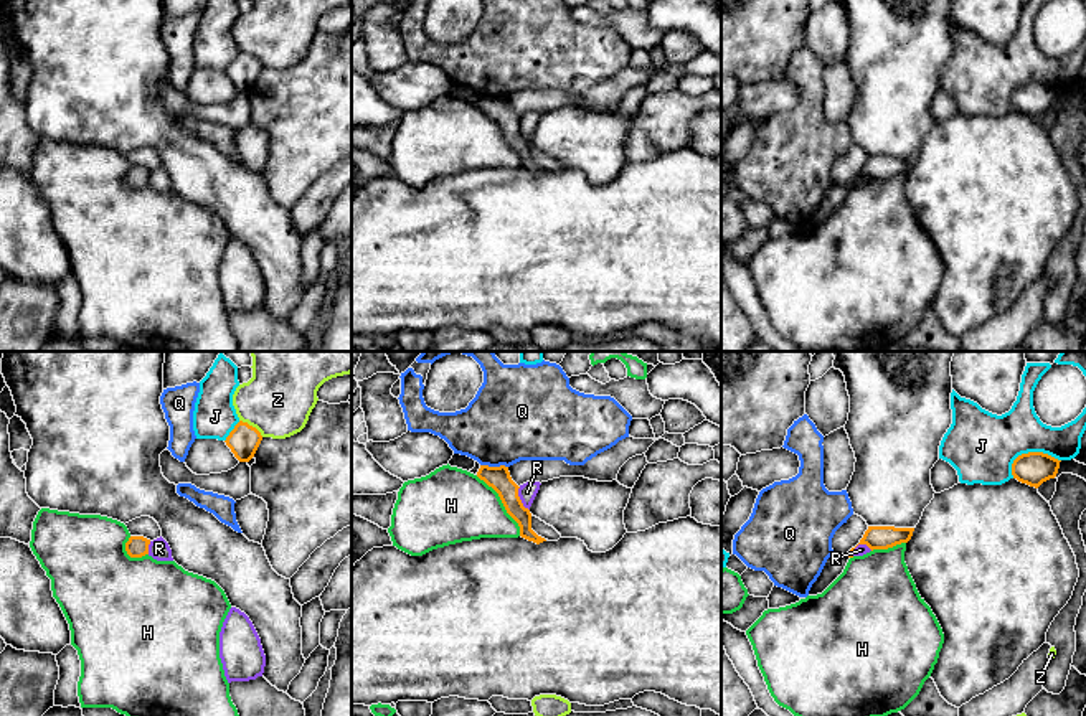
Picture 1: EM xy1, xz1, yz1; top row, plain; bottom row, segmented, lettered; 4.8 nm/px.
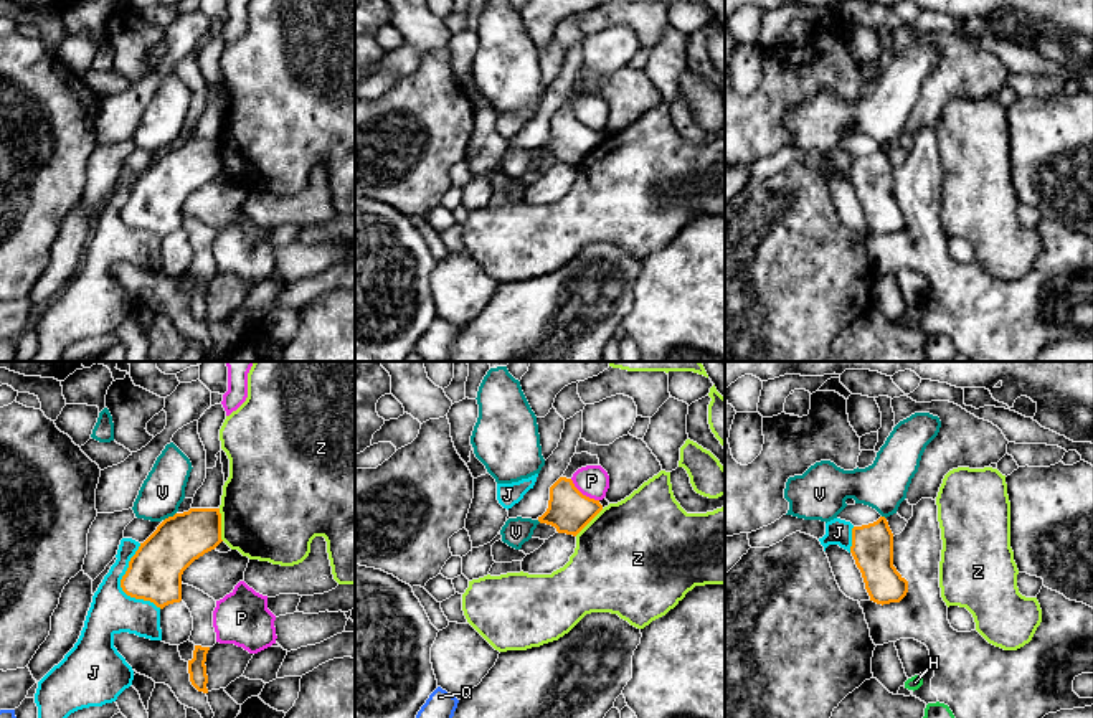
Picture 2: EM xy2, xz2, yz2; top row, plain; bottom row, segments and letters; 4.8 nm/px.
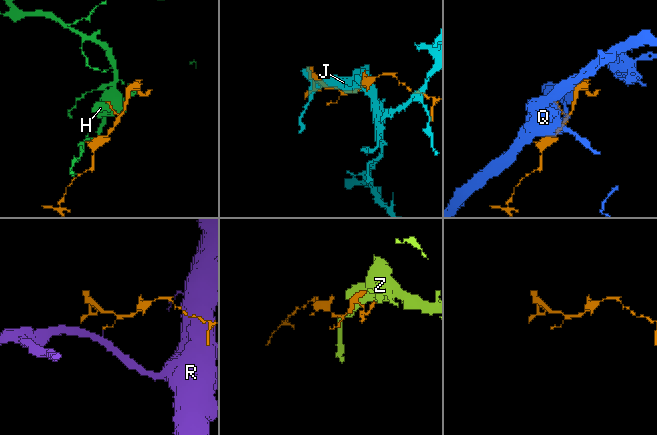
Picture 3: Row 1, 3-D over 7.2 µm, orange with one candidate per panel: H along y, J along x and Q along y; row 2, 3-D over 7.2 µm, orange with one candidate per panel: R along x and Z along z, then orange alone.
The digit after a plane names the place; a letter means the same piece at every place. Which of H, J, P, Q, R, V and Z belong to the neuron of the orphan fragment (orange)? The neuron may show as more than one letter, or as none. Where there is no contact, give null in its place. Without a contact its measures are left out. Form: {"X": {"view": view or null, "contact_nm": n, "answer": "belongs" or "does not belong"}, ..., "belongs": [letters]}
{"H": {"view": "xz1", "contact_nm": 360, "answer": "does not belong"}, "J": {"view": "xy2", "contact_nm": 340, "answer": "does not belong"}, "P": {"view": "xz2", "contact_nm": 180, "answer": "does not belong"}, "Q": {"view": "xz1", "contact_nm": 140, "answer": "does not belong"}, "R": {"view": "xz1", "contact_nm": 130, "answer": "does not belong"}, "V": {"view": "xy2", "contact_nm": 80, "answer": "does not belong"}, "Z": {"view": "xy2", "contact_nm": 160, "answer": "does not belong"}, "belongs": []}

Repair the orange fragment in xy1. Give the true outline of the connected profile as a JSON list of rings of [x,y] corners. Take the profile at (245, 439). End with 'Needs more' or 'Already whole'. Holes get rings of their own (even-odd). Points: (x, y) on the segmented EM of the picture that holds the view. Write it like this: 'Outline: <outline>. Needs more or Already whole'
Outline: [[[239,421],[224,442],[239,462],[249,462],[254,457],[261,440],[262,436],[256,427]]]. Already whole

